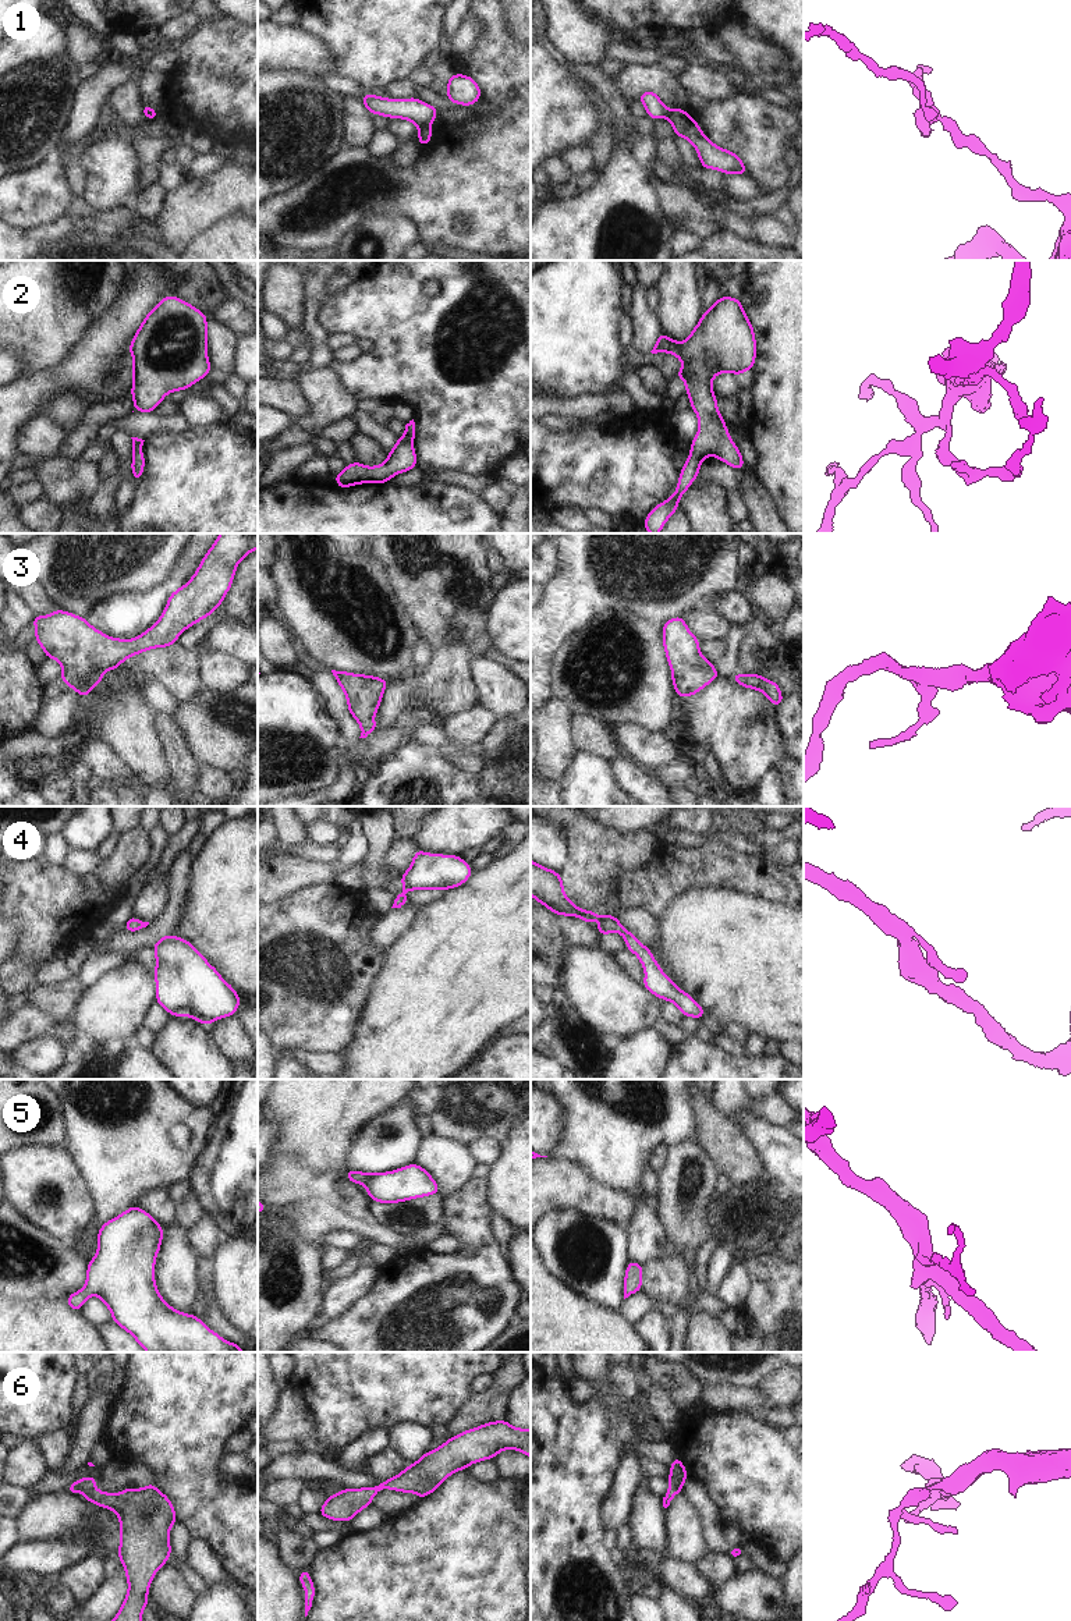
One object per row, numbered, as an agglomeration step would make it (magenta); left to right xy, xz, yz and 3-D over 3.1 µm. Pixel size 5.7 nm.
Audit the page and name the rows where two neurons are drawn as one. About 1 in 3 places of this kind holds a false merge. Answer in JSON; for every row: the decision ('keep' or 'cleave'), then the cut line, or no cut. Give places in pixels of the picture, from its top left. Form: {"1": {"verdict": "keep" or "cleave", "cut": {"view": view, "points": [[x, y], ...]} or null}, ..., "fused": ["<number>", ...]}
{"1": {"verdict": "cleave", "cut": {"view": "xz", "points": [[429, 124], [418, 128]]}}, "2": {"verdict": "keep", "cut": null}, "3": {"verdict": "keep", "cut": null}, "4": {"verdict": "keep", "cut": null}, "5": {"verdict": "keep", "cut": null}, "6": {"verdict": "keep", "cut": null}, "fused": ["1"]}

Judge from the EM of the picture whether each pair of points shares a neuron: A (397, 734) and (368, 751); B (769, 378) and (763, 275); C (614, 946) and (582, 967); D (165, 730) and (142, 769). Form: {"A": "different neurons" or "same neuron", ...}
{"A": "same neuron", "B": "same neuron", "C": "different neurons", "D": "different neurons"}

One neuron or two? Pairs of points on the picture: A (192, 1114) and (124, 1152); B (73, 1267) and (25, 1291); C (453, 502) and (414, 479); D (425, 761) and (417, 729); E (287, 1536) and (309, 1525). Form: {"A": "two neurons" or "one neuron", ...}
{"A": "one neuron", "B": "one neuron", "C": "two neurons", "D": "two neurons", "E": "two neurons"}

